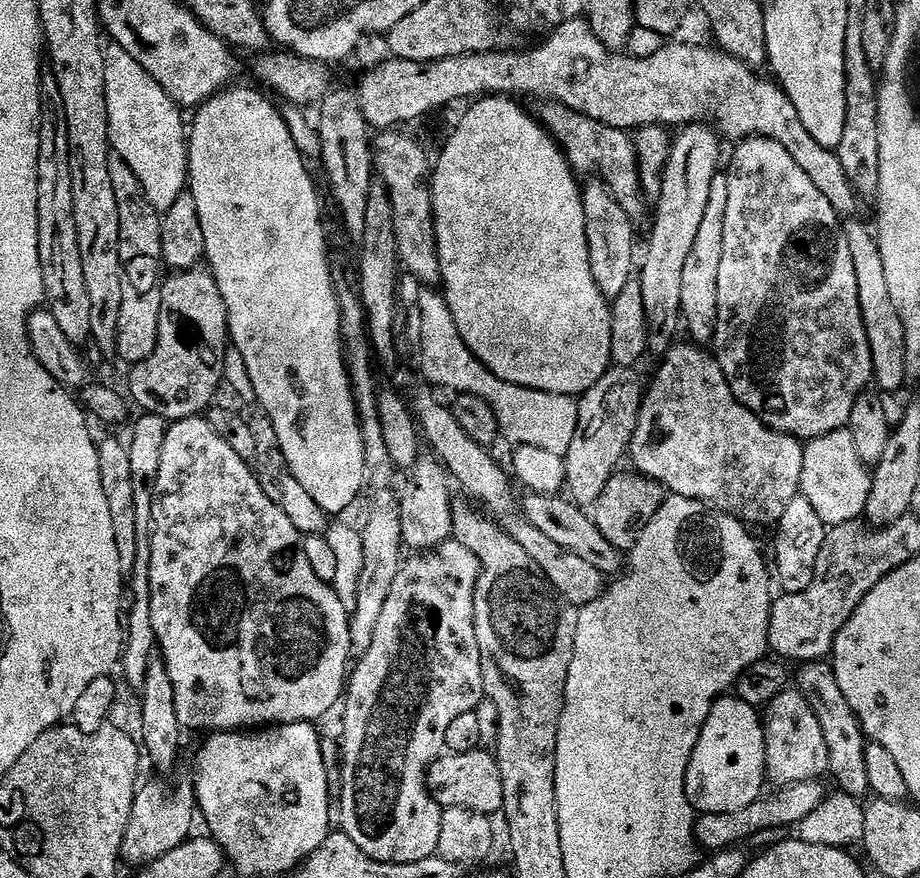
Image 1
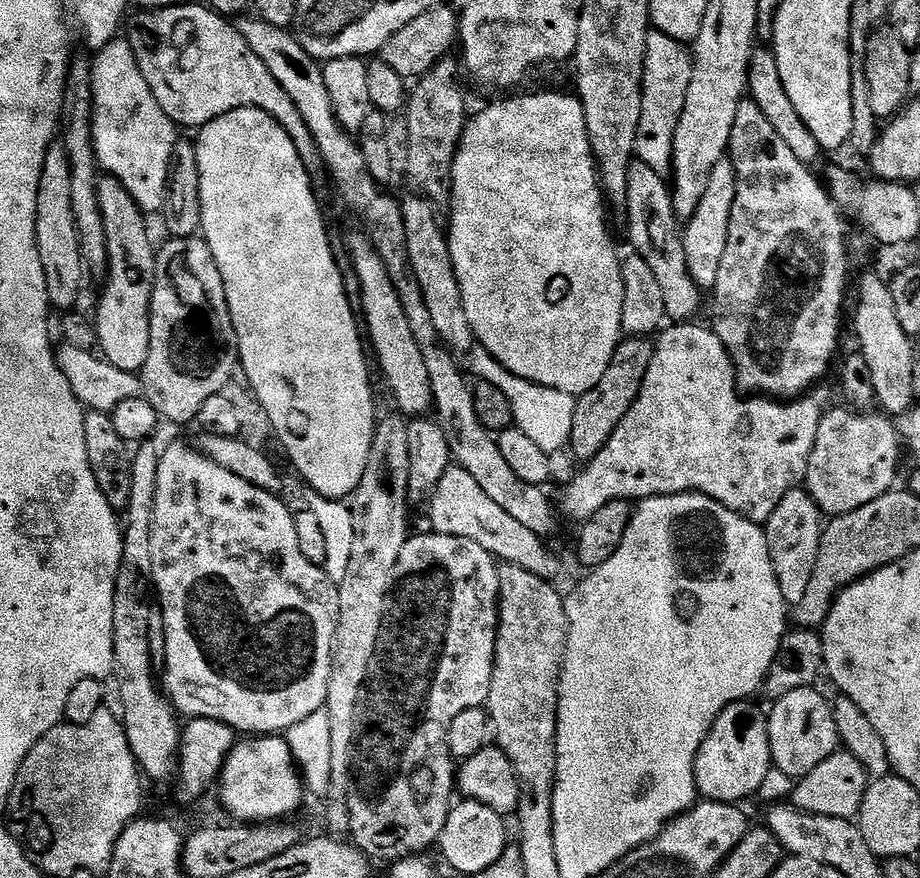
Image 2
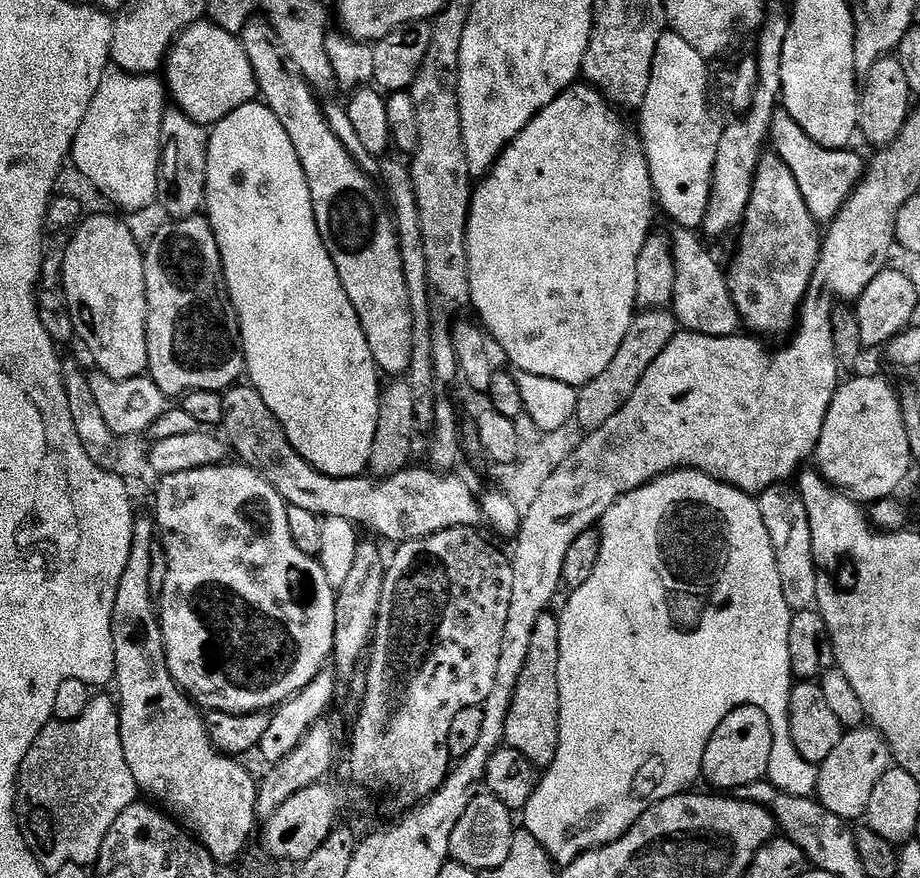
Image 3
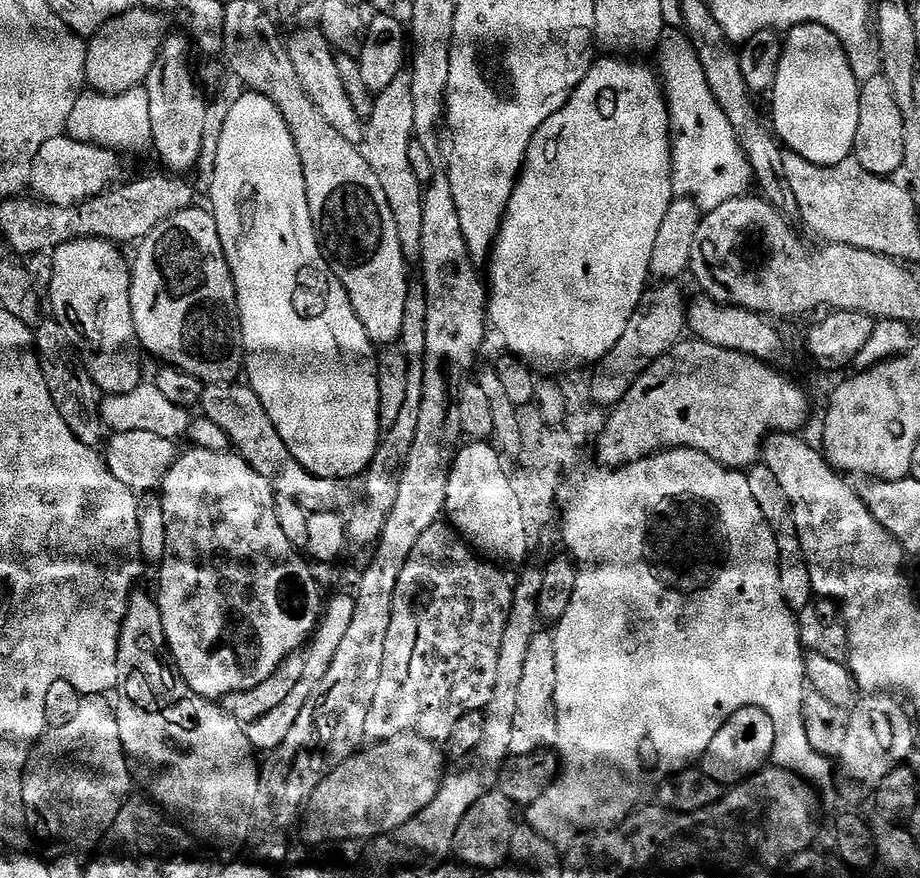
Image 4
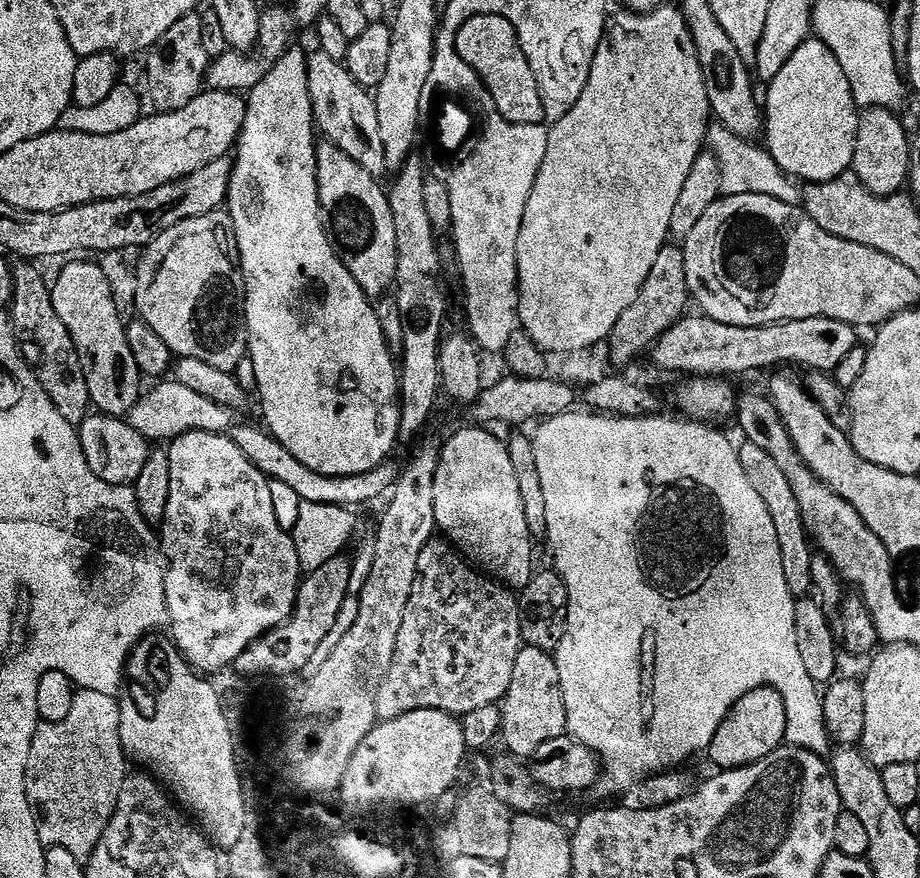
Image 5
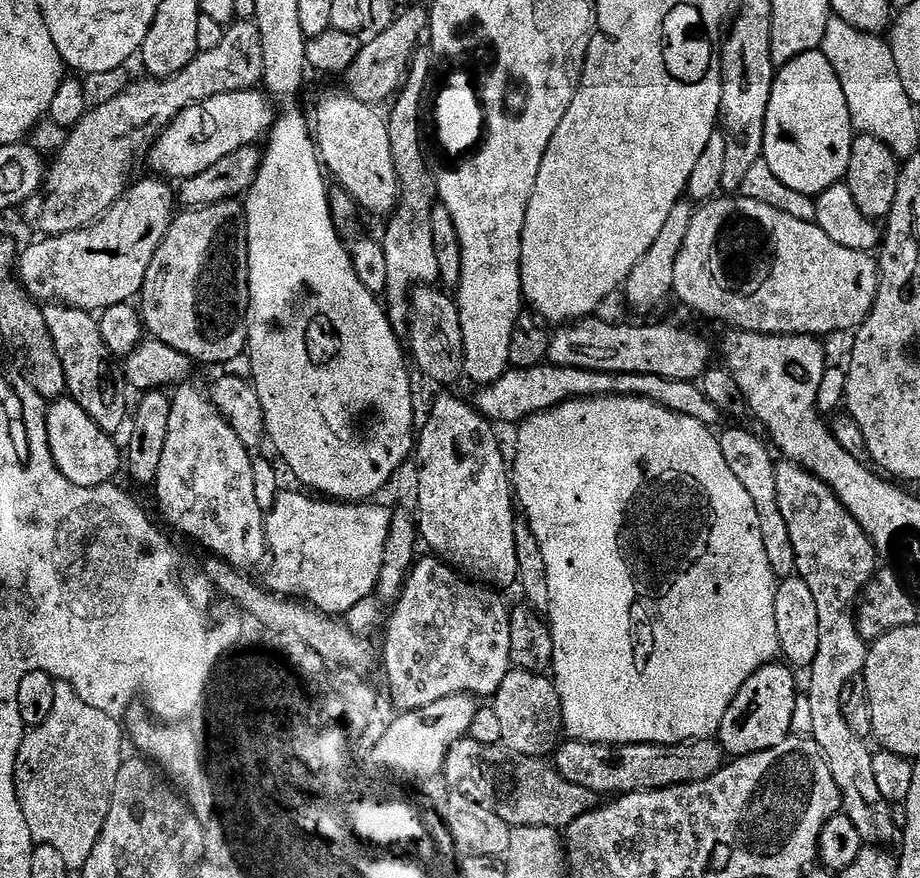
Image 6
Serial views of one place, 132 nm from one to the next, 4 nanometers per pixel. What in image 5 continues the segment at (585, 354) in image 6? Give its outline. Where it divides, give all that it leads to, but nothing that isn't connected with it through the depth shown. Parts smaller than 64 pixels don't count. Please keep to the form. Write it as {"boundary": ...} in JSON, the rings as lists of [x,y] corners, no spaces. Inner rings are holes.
{"boundary":[[[703,314],[685,315],[650,349],[650,357],[664,372],[685,372],[685,377],[733,378],[779,364],[801,364],[804,370],[835,373],[843,359],[858,345],[857,329],[834,318],[798,318],[761,328],[730,326]]]}

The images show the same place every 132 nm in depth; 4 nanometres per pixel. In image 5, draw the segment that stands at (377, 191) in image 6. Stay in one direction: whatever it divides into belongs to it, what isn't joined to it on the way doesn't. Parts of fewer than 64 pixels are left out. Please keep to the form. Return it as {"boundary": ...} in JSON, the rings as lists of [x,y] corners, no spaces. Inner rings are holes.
{"boundary":[[[319,50],[308,56],[308,85],[312,118],[319,135],[327,143],[338,146],[370,174],[380,178],[388,172],[386,150],[382,150],[382,133],[378,127],[378,110],[373,93],[348,73],[344,64],[334,62],[330,54]]]}

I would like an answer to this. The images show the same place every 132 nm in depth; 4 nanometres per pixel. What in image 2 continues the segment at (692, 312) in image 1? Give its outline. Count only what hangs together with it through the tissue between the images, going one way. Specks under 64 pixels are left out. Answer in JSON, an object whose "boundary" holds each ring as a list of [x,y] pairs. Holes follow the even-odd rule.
{"boundary":[[[725,158],[718,162],[718,166],[714,166],[710,182],[706,185],[706,194],[702,194],[702,202],[698,202],[698,210],[694,210],[691,220],[683,225],[682,239],[688,273],[702,290],[711,290],[718,282],[718,269],[722,267],[726,238],[730,238],[730,210],[734,210],[735,193],[736,171],[731,159]]]}

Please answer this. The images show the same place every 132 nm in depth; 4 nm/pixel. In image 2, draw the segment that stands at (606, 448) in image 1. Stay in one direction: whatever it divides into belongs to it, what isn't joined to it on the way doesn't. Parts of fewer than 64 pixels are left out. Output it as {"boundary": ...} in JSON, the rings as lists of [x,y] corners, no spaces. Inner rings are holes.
{"boundary":[[[642,336],[621,339],[614,350],[606,374],[602,374],[602,382],[598,382],[594,390],[577,399],[570,452],[573,452],[580,462],[592,460],[602,450],[602,446],[610,442],[610,434],[614,434],[618,422],[626,418],[630,406],[638,398],[642,390],[642,382],[646,378],[646,370],[650,370],[650,358],[654,358],[655,353],[651,339]]]}

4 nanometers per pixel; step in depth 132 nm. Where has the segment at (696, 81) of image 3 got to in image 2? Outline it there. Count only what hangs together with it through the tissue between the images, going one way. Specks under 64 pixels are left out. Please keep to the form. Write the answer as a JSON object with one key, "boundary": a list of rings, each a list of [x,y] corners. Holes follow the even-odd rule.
{"boundary":[[[655,30],[649,31],[644,55],[642,118],[638,122],[635,159],[661,174],[667,173],[672,166],[672,143],[682,106],[686,102],[691,73],[691,51],[679,40]]]}

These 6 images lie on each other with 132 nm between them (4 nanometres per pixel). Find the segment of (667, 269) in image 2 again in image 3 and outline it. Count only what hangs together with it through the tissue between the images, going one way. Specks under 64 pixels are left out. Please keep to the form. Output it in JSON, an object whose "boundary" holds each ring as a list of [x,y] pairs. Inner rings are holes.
{"boundary":[[[673,227],[671,231],[671,250],[676,273],[674,274],[674,292],[670,303],[670,311],[676,317],[677,325],[685,332],[697,332],[707,336],[737,335],[742,328],[740,315],[732,301],[732,295],[728,289],[728,277],[722,264],[720,268],[719,262],[712,257],[711,250],[703,244],[705,241],[693,229]]]}

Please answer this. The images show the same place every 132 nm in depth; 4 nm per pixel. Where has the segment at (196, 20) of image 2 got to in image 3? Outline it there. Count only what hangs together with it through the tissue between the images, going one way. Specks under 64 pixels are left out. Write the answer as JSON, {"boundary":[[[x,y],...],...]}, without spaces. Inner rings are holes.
{"boundary":[[[207,18],[197,20],[172,41],[162,69],[162,79],[171,103],[190,118],[194,118],[194,122],[205,126],[216,125],[219,120],[238,110],[238,106],[251,104],[258,96],[254,66],[250,66],[250,58],[246,58],[246,50],[240,45],[240,37],[222,30]]]}

